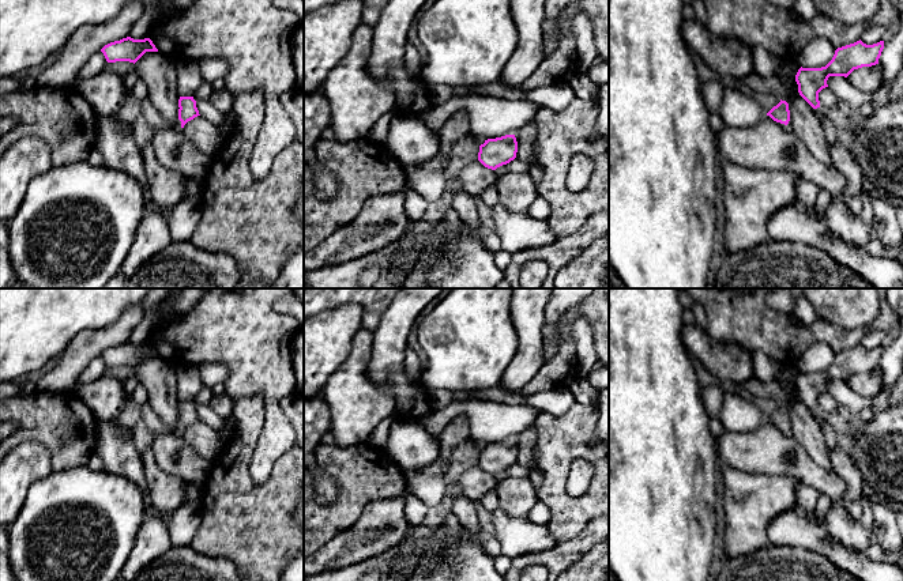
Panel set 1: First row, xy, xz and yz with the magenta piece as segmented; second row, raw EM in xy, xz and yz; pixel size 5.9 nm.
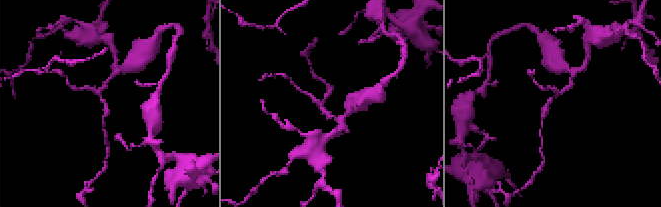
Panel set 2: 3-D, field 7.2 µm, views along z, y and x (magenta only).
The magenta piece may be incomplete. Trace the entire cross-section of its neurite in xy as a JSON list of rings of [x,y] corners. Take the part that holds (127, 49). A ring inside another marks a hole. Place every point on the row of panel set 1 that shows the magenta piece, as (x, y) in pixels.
[[[131,37],[105,45],[101,52],[108,63],[136,63],[146,52],[158,52],[150,38],[133,39]]]

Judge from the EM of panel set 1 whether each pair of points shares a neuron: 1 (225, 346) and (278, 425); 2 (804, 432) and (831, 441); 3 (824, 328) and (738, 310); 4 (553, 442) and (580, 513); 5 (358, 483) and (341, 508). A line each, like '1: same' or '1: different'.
1: same
2: different
3: same
4: same
5: same

